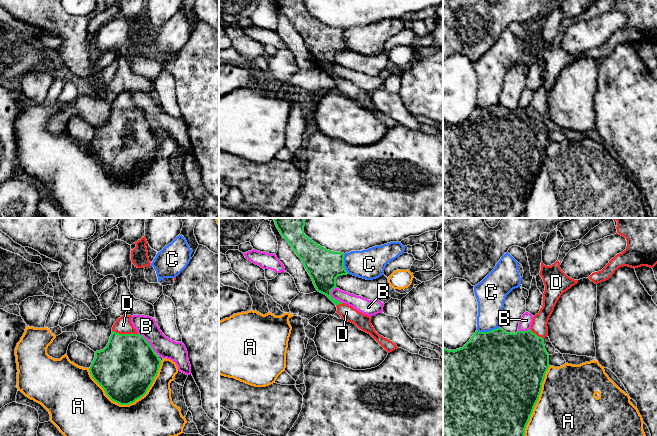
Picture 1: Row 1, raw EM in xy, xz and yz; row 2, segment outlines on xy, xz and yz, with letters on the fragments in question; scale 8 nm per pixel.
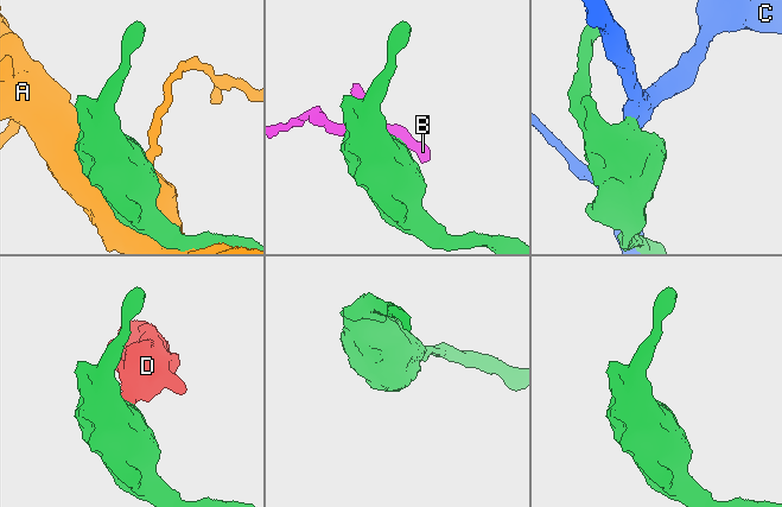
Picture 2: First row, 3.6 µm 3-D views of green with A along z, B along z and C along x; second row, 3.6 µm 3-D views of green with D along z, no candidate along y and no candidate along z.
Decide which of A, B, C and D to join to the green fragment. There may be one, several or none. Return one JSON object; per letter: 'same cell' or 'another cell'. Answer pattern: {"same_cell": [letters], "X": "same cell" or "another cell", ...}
{"same_cell": ["D"], "A": "another cell", "B": "another cell", "C": "another cell", "D": "same cell"}

